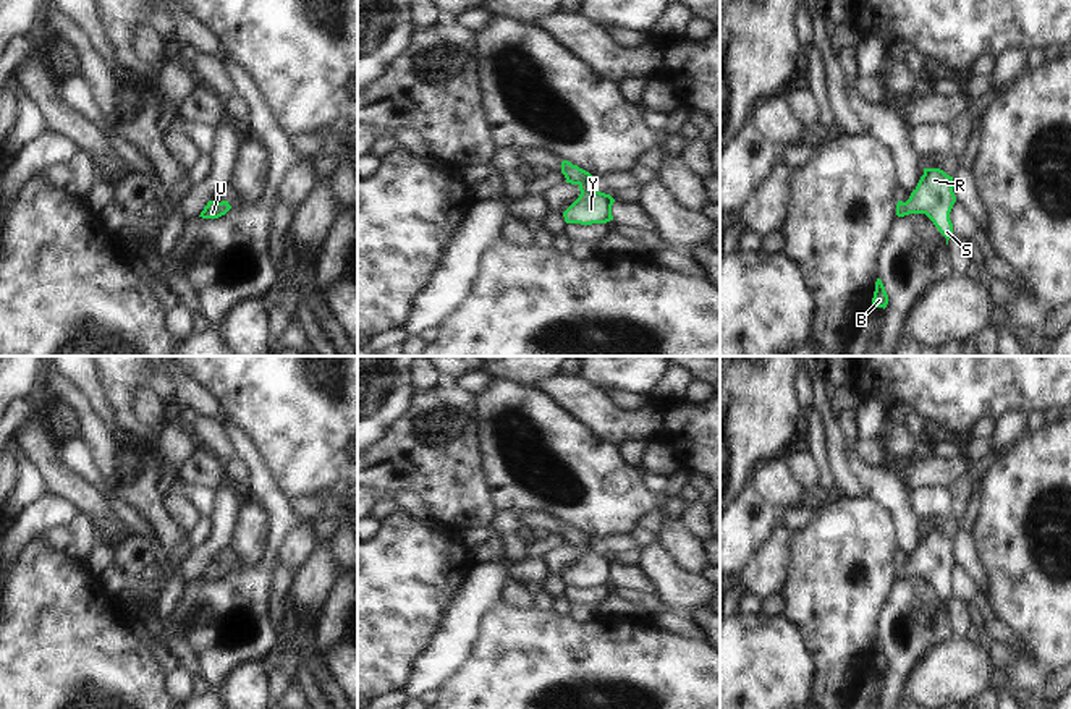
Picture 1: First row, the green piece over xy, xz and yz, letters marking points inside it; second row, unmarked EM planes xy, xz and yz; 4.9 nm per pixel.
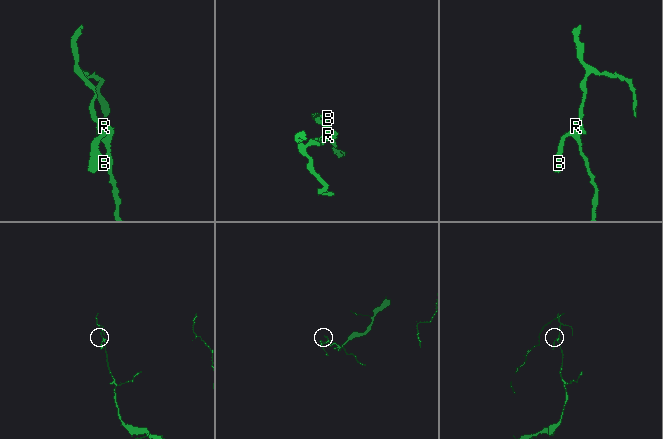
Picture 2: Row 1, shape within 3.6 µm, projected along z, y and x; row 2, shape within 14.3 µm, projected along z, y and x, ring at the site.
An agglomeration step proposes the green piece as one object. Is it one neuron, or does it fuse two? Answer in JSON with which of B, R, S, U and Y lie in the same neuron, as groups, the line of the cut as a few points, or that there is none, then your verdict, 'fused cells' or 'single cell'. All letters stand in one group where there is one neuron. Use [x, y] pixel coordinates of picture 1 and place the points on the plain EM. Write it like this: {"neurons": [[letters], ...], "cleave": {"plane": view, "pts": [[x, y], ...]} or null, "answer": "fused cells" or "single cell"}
{"neurons": [["B", "R", "S", "U", "Y"]], "cleave": null, "answer": "single cell"}

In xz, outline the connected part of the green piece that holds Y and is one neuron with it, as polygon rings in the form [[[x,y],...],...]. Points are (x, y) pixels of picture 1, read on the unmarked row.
[[[563,523],[561,536],[566,546],[578,547],[581,554],[579,560],[563,575],[566,586],[592,588],[613,583],[612,568],[615,562],[591,549],[592,537],[589,534]]]

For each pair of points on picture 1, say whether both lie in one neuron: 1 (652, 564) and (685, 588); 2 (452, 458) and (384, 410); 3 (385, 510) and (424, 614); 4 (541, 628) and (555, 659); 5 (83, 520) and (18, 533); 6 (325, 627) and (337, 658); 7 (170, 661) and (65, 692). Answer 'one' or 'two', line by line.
1: one
2: two
3: two
4: one
5: two
6: two
7: two

